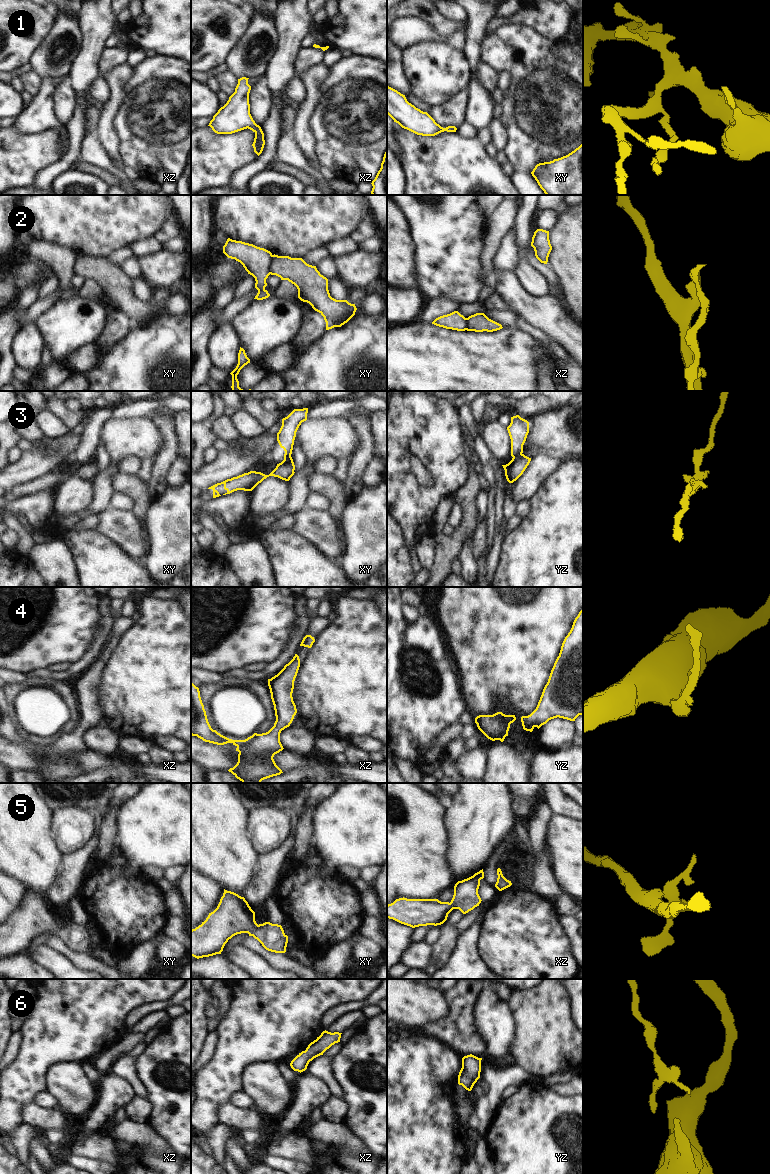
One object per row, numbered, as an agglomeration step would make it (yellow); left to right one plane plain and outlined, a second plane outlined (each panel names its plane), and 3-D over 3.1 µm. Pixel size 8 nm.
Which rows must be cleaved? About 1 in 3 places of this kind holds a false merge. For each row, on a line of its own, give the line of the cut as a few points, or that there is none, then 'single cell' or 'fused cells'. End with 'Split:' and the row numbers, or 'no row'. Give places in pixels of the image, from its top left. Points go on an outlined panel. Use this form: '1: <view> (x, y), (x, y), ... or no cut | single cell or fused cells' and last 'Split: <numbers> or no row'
1: no cut | single cell
2: xy (272, 255), (269, 273) | fused cells
3: yz (521, 453), (513, 457) | fused cells
4: no cut | single cell
5: no cut | single cell
6: no cut | single cell
Split: 2, 3

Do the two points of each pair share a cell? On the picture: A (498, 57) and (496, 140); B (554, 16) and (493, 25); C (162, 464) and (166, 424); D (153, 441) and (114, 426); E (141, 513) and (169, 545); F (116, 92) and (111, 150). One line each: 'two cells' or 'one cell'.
A: two cells
B: one cell
C: one cell
D: one cell
E: two cells
F: one cell

